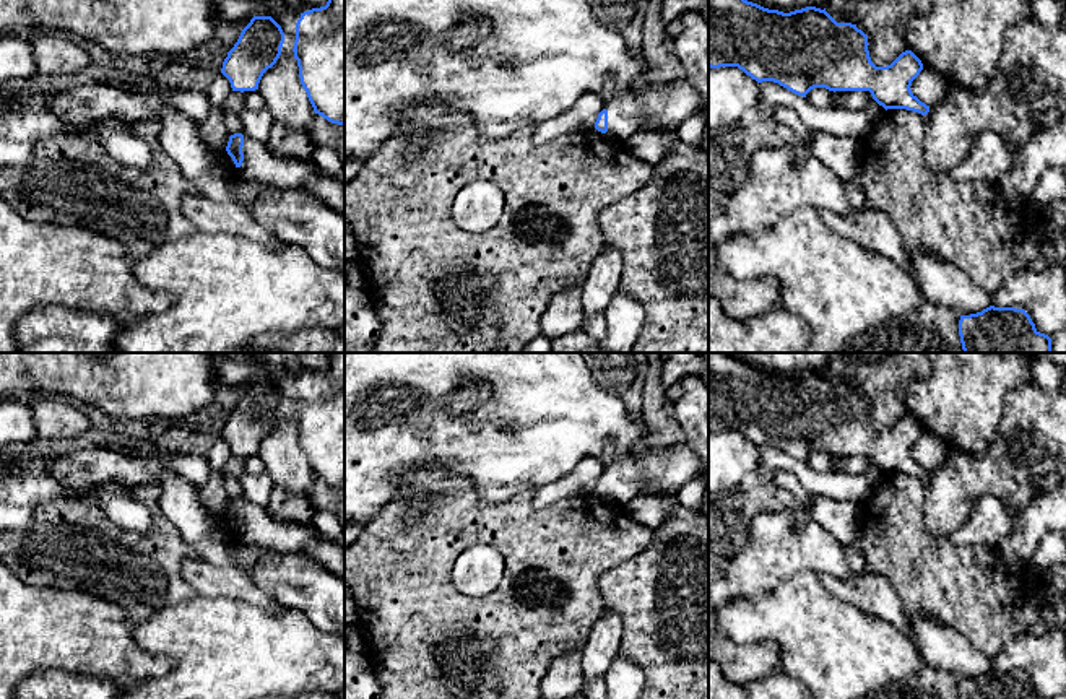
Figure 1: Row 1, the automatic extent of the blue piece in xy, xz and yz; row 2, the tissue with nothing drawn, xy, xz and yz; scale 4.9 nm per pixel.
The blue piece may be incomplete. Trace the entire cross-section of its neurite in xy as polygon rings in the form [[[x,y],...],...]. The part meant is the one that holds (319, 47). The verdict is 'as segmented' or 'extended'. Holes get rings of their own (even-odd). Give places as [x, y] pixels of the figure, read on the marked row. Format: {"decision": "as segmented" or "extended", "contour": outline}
{"decision": "extended", "contour": [[[292,0],[271,16],[254,16],[221,73],[232,91],[255,91],[281,54],[297,60],[314,112],[344,125],[344,0],[328,0],[320,8]]]}

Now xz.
{"decision": "extended", "contour": [[[687,80],[663,88],[647,86],[642,93],[606,101],[595,128],[627,141],[640,132],[676,130],[686,119],[699,114],[700,104],[697,89]]]}

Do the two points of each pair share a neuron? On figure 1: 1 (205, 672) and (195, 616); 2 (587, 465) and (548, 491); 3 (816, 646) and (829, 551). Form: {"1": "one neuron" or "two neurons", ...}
{"1": "one neuron", "2": "one neuron", "3": "two neurons"}

